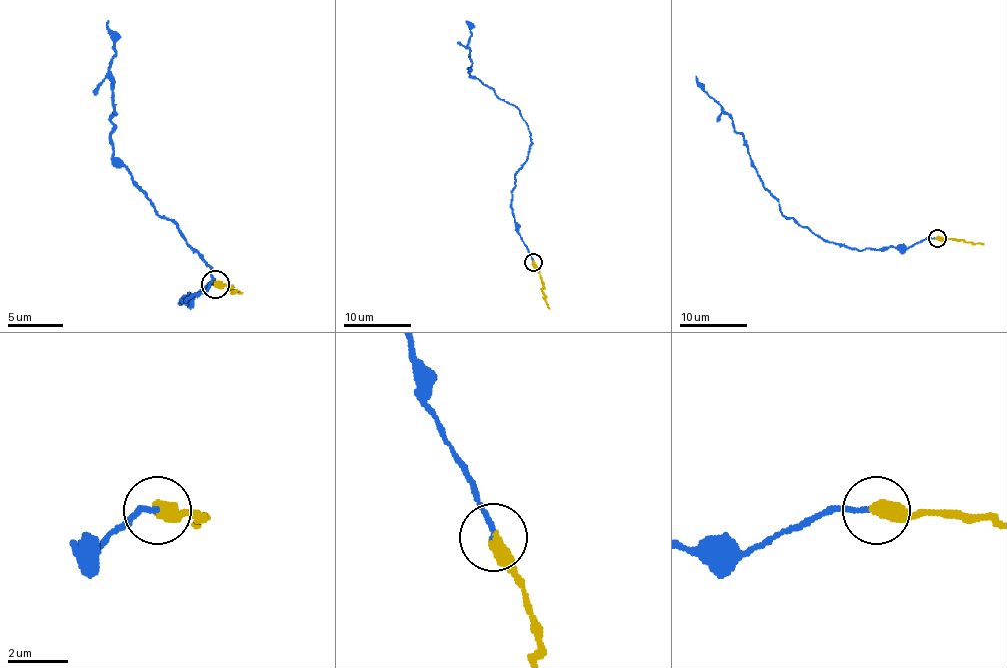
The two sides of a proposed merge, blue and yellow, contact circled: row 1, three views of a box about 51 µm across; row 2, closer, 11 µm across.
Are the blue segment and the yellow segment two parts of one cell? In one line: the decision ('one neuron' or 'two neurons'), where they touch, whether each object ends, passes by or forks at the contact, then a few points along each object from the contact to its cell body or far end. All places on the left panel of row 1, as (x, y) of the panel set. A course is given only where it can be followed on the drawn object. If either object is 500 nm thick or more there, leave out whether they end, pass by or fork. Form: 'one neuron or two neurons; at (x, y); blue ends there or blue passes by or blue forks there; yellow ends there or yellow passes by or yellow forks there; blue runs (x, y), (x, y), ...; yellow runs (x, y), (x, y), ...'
two neurons; at (215, 284); blue ends there; yellow ends there; blue runs (214, 283), (181, 302), (211, 283), (211, 269), (113, 154), (110, 58), (115, 50), (107, 20); yellow runs (214, 283), (242, 294)

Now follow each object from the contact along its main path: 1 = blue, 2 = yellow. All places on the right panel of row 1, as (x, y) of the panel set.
1: (936, 238), (908, 246), (847, 248), (799, 226), (781, 212), (732, 117), (696, 75)
2: (936, 238), (984, 245)

